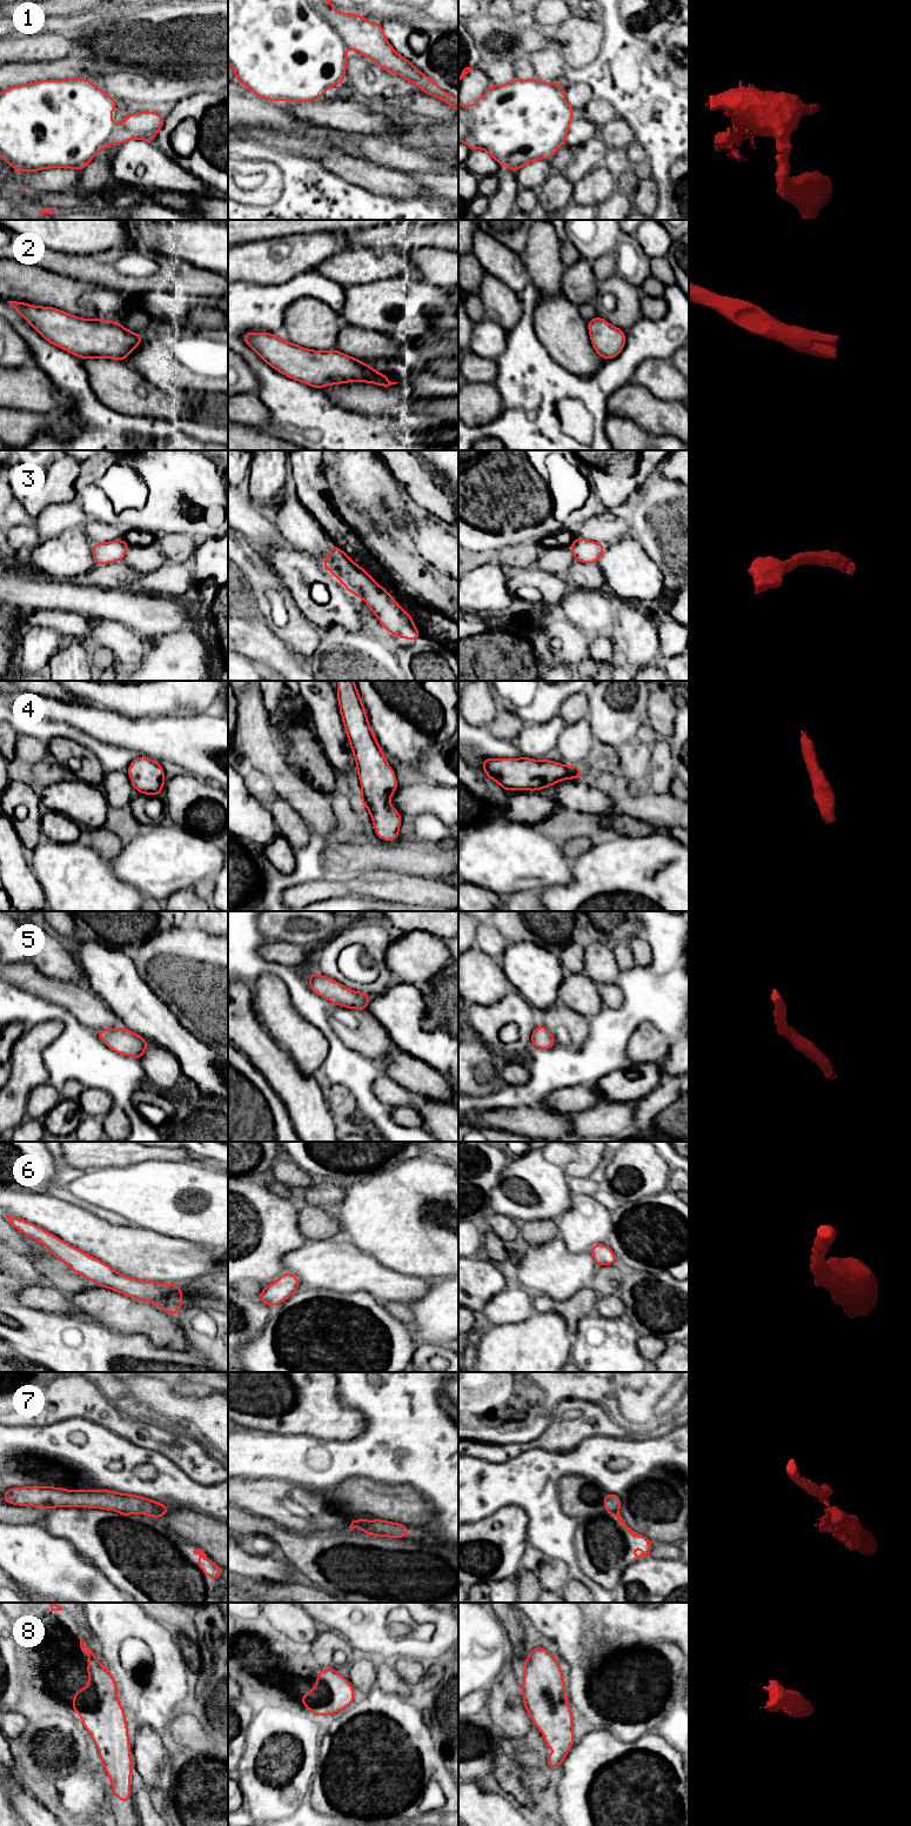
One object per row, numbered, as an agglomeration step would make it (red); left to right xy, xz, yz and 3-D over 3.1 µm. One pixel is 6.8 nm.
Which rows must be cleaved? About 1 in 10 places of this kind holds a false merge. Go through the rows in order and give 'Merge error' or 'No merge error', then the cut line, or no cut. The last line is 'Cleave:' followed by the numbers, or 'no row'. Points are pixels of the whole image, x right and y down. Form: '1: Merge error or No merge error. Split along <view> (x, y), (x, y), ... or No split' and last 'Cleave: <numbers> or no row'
1: No merge error. No split
2: No merge error. No split
3: No merge error. No split
4: No merge error. No split
5: No merge error. No split
6: No merge error. No split
7: Merge error. Split along yz (616, 1511), (608, 1512)
8: No merge error. No split
Cleave: 7

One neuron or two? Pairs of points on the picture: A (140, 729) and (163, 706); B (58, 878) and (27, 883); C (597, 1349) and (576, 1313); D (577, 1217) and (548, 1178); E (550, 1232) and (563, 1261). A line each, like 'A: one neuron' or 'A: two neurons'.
A: two neurons
B: two neurons
C: two neurons
D: two neurons
E: two neurons

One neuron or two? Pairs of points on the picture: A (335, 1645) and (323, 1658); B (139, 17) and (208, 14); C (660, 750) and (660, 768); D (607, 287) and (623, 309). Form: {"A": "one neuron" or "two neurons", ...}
{"A": "one neuron", "B": "one neuron", "C": "one neuron", "D": "one neuron"}

